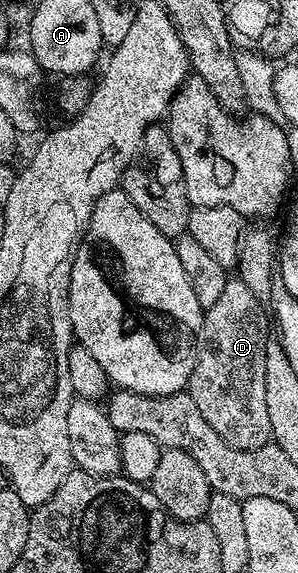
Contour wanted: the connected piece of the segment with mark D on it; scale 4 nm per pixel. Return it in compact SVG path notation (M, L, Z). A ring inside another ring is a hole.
M228 278L217 305L206 308L197 361L186 386L205 421L238 451L252 451L272 442L269 409L265 406L265 345L269 332L263 307L264 300L253 297L242 279Z

